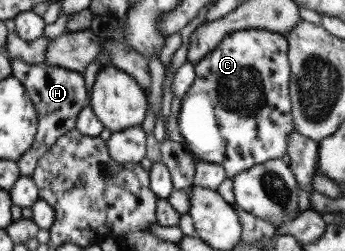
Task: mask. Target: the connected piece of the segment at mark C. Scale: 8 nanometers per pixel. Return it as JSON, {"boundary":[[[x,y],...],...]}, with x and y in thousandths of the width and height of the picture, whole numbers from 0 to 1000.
{"boundary":[[[719,112],[649,135],[641,167],[588,231],[562,251],[562,315],[542,355],[542,375],[528,390],[528,434],[513,462],[516,510],[539,558],[536,578],[554,618],[577,641],[635,653],[664,709],[693,697],[693,685],[713,681],[716,669],[739,653],[759,653],[774,637],[814,633],[829,610],[832,554],[841,526],[852,526],[846,462],[841,450],[841,390],[835,378],[835,335],[841,319],[841,263],[829,235],[832,159],[817,135],[748,112]]]}

